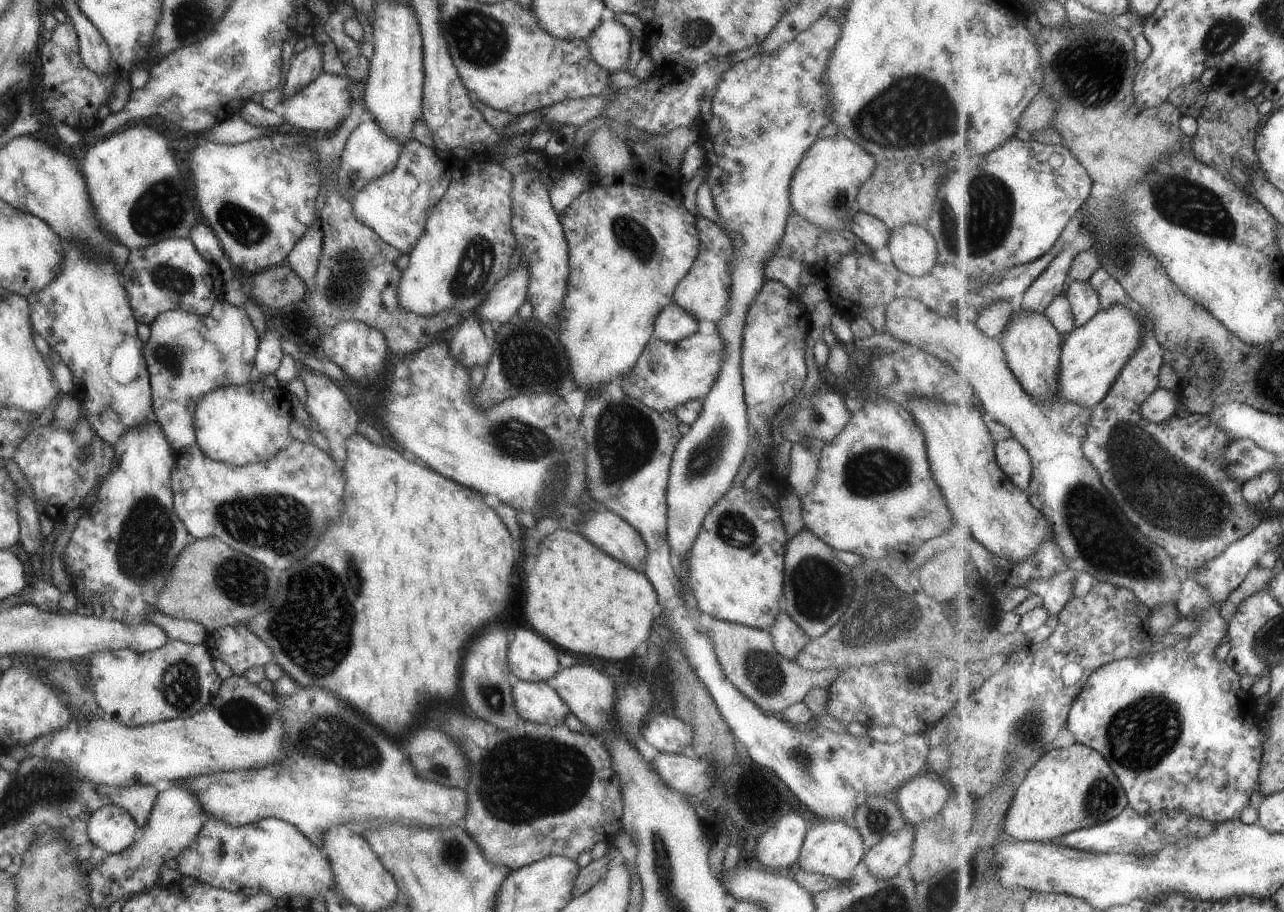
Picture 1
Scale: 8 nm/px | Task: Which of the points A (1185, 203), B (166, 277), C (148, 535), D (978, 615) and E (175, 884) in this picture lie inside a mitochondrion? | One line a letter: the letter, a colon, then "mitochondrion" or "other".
A: mitochondrion
B: mitochondrion
C: mitochondrion
D: other
E: other

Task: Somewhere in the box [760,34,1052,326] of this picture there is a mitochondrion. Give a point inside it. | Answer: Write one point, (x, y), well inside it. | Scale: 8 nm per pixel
(892, 107)

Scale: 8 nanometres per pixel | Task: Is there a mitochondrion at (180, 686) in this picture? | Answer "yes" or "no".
yes

